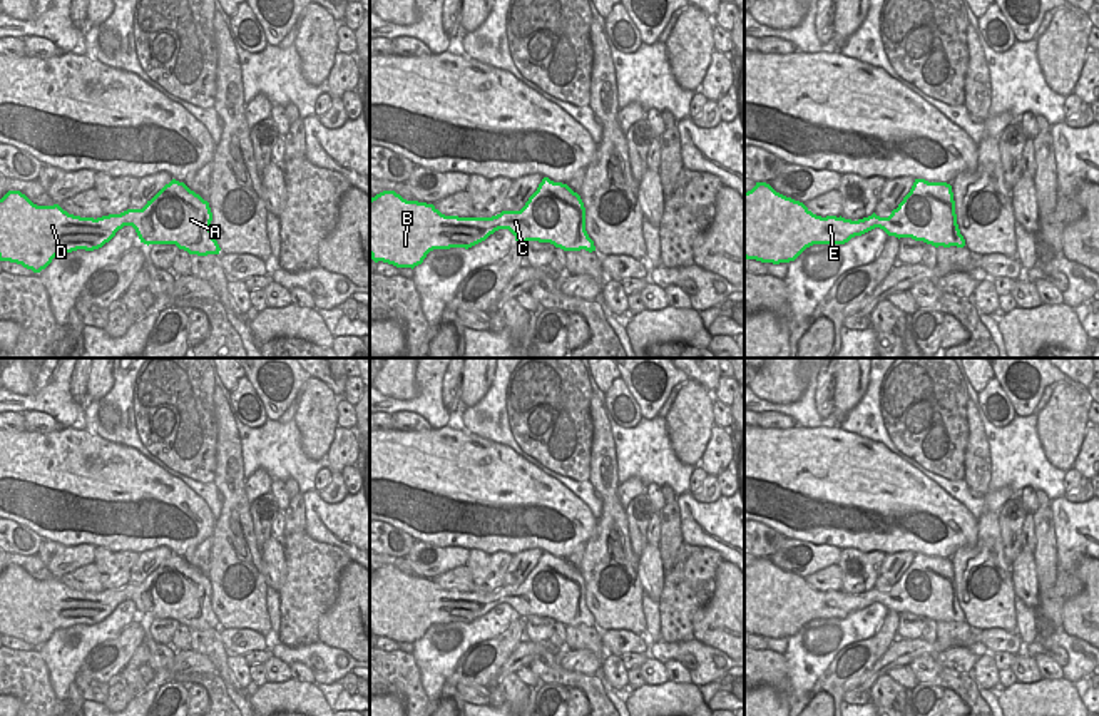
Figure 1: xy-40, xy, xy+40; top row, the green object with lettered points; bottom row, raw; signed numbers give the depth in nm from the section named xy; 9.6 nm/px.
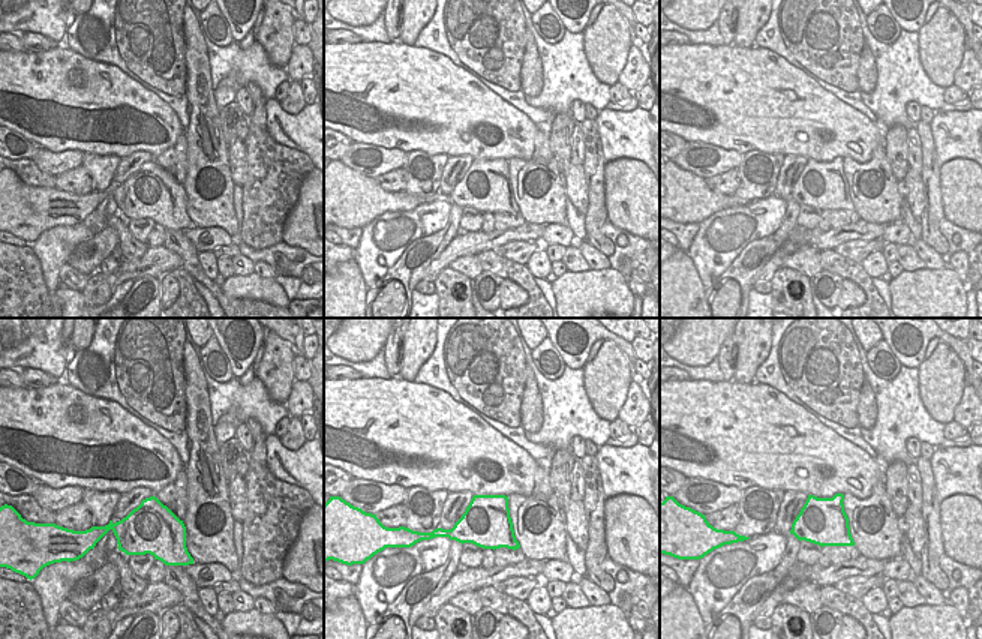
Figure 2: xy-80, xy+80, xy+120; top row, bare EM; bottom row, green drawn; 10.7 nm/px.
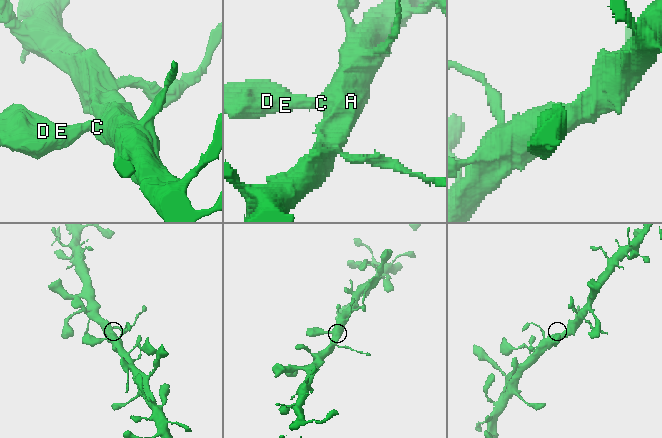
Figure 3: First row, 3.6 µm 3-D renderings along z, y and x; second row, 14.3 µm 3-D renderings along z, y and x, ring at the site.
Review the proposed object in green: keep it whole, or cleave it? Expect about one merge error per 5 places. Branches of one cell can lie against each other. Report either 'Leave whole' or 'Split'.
Leave whole.

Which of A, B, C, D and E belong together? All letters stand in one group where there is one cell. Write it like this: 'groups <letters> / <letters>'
groups A B C D E

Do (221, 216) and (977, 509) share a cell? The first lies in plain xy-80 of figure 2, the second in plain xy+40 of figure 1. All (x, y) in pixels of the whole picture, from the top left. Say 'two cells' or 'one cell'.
two cells

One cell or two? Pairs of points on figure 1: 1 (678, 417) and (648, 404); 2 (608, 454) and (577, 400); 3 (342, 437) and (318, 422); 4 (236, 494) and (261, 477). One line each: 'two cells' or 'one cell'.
1: two cells
2: two cells
3: two cells
4: two cells

